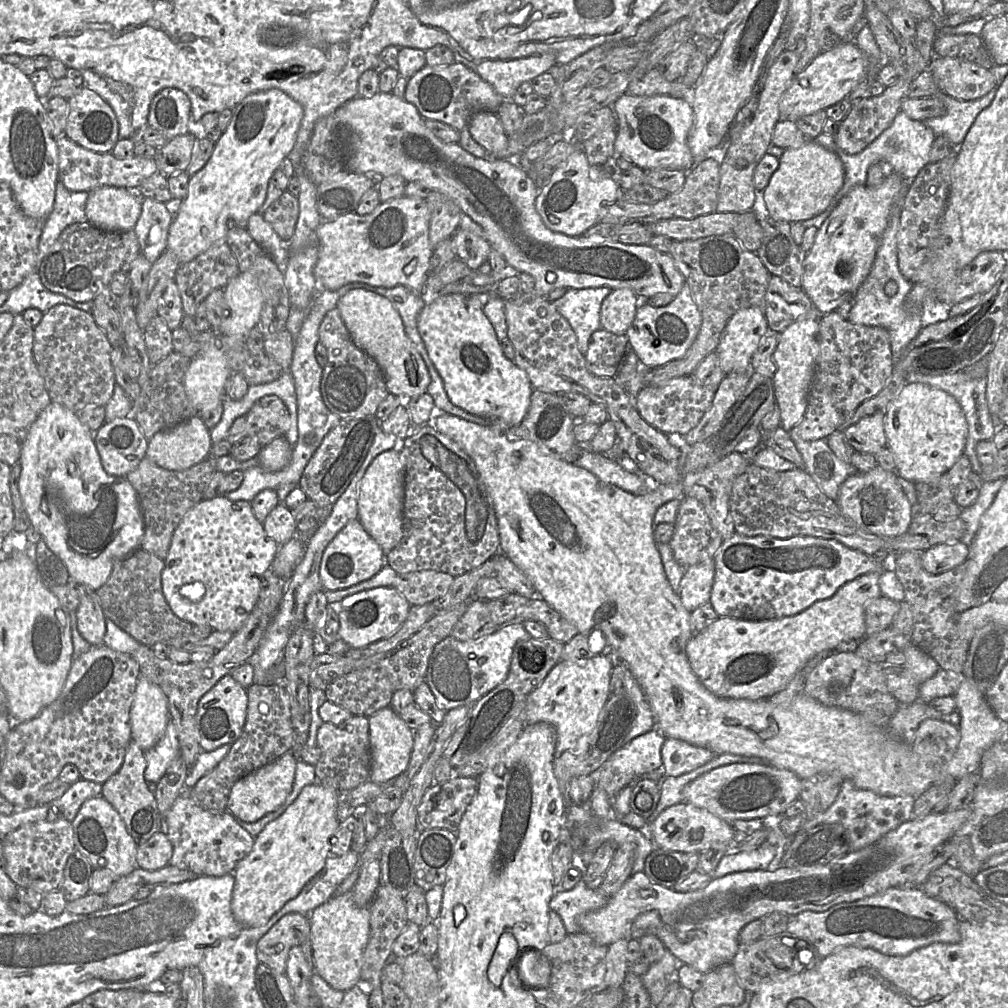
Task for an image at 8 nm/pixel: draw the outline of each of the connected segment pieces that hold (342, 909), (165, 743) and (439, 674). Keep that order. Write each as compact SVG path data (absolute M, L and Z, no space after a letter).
M352 891L334 895L309 915L314 970L332 988L346 992L361 984L361 965L369 940L370 916L370 906L358 906Z
M172 720L169 721L160 741L153 748L143 752L146 760L145 780L147 783L156 784L171 763L181 755L177 728Z
M514 619L492 634L471 641L461 641L451 635L439 642L430 656L425 683L436 698L440 709L448 711L471 706L502 683L508 676L512 652L518 641L531 638L522 621Z

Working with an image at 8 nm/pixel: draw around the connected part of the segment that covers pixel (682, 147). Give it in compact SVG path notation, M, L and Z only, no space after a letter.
M625 93L611 108L617 121L615 153L626 157L642 170L670 168L688 172L695 166L688 146L688 135L693 125L693 109L688 98Z

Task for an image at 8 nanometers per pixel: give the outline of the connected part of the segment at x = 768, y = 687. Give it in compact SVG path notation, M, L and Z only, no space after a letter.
M873 571L861 574L840 586L832 596L817 600L793 615L774 619L717 617L703 630L695 633L686 645L686 655L693 672L716 696L751 700L768 698L783 689L817 654L827 650L835 651L842 643L860 641L865 637L865 607L870 600L882 595L878 583L880 573Z

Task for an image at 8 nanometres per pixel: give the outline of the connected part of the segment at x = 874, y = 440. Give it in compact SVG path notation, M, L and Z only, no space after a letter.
M874 413L850 424L844 434L855 451L875 455L887 446L884 430L884 413Z

